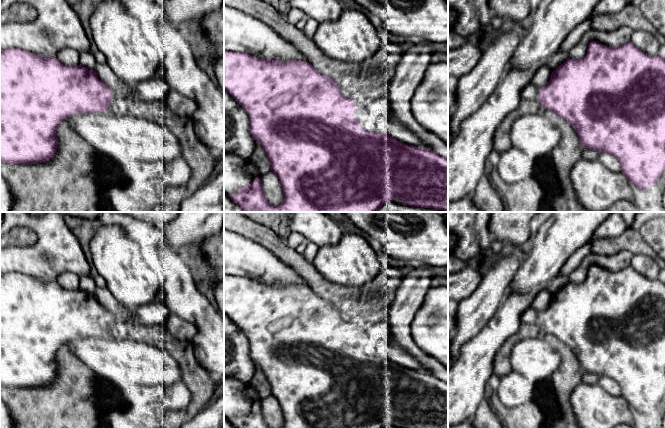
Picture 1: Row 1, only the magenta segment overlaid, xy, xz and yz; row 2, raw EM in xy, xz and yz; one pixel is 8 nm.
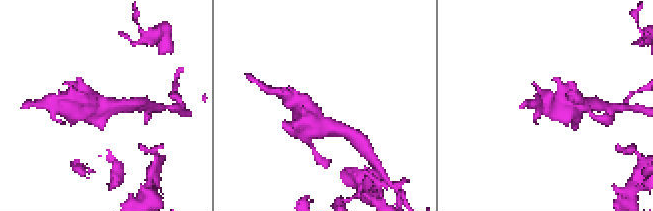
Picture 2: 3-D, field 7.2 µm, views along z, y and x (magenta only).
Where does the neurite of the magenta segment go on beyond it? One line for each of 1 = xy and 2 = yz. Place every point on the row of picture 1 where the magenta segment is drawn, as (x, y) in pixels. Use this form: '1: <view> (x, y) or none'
1: none
2: none

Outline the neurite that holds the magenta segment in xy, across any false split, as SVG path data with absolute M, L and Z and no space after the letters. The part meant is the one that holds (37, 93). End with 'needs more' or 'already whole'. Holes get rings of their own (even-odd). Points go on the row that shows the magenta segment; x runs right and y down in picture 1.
M8 48L0 51L0 162L9 164L36 164L50 161L58 146L56 131L59 124L71 115L78 113L105 112L114 97L113 91L102 82L94 70L81 65L68 66L61 63L56 57L40 57L19 48Z; already whole

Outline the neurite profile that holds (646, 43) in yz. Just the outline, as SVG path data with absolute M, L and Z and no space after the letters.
M633 31L631 42L649 56L658 55L659 44L655 36L647 31Z

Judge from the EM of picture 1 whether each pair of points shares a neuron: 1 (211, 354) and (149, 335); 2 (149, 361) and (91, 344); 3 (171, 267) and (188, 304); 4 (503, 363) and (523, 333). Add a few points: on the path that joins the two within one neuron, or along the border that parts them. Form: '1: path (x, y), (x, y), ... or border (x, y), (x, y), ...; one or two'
1: border (190, 341), (197, 362), (205, 370); two
2: path (135, 361), (118, 361), (105, 357); one
3: path (176, 276), (178, 291), (182, 295); one
4: path (503, 355), (507, 346), (515, 338); one

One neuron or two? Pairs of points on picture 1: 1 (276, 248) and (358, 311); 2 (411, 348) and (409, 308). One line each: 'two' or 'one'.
1: one
2: one

